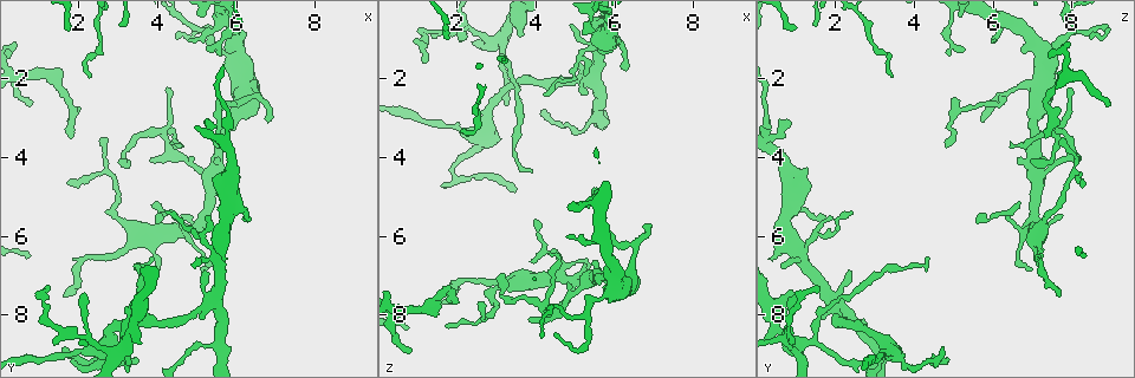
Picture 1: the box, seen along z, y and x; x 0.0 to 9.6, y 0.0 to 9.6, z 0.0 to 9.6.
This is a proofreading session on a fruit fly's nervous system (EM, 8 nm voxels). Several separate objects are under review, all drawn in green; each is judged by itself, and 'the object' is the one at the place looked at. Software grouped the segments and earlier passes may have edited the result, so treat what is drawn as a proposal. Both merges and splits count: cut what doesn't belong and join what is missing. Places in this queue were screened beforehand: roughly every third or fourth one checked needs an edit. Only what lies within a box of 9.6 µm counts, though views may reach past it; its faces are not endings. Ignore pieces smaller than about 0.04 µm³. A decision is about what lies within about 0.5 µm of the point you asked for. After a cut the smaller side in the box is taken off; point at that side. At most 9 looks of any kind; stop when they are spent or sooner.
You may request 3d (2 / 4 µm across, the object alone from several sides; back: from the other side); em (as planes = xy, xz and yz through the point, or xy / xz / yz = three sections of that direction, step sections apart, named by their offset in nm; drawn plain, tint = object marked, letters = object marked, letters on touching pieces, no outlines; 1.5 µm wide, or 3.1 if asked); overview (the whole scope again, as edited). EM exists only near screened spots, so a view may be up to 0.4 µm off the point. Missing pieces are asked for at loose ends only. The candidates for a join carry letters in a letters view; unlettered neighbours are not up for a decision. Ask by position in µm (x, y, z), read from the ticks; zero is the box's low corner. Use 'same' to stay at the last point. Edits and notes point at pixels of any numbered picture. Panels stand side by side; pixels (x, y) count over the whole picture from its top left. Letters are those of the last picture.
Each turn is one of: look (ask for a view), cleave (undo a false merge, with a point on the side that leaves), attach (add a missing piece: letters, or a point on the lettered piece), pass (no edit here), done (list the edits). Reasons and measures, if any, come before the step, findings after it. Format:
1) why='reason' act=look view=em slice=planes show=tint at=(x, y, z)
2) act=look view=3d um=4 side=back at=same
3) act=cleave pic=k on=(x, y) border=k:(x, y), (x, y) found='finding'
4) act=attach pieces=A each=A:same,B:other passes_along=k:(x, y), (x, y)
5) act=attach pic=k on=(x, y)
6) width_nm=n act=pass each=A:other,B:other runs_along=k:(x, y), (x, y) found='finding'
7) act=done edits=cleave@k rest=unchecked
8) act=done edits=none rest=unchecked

why='an open end' act=look view=em slice=planes show=plain at=(0.80, 2.65, 8.90)

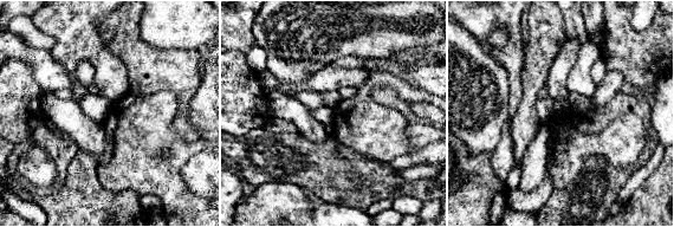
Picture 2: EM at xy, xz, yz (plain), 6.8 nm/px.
act=look view=em slice=planes show=letters at=same

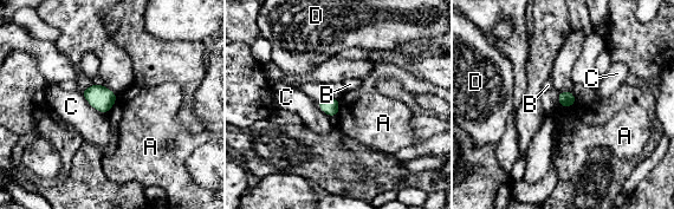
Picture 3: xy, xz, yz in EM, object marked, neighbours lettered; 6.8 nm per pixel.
act=pass each=A:other,B:other,C:other,D:other found='none of them fits'

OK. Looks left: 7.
act=look view=3d um=4 side=back at=(1.65, 7.50, 7.70)

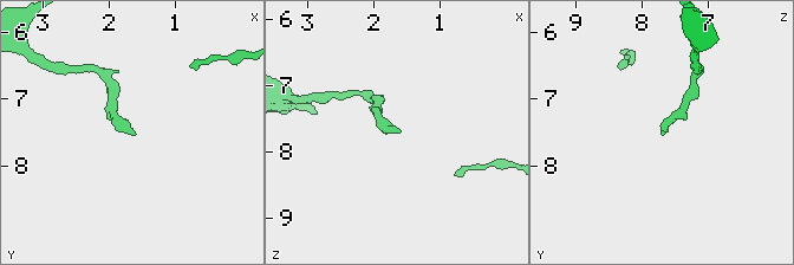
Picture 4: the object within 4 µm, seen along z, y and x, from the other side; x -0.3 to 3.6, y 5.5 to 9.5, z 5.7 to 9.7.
why='now the EM' act=look view=em slice=planes show=letters at=(1.65, 7.50, 7.70)

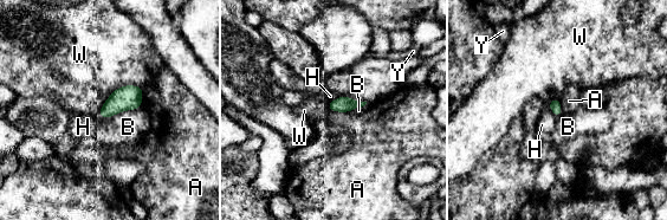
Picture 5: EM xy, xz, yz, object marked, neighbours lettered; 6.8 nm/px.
width_nm=80 act=pass each=A:other,B:other,H:other,W:other,Y:other border=5:(329, 110), (349, 112) found='none of them fits'

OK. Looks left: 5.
why='an open end' act=look view=3d um=4 at=(4.60, 5.55, 7.70)

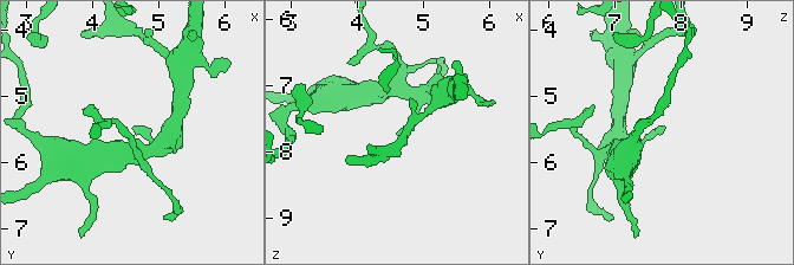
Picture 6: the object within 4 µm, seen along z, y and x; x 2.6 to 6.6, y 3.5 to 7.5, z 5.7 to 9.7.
act=look view=em slice=planes show=letters at=(4.55, 5.50, 7.70)

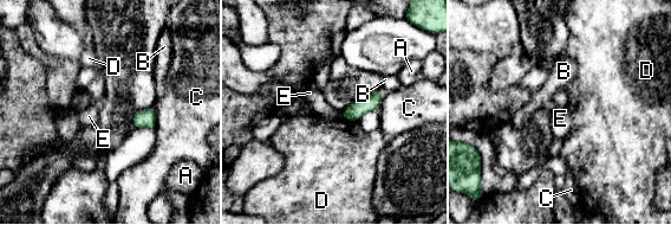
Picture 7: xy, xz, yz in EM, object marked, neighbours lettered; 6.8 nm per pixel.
act=pass each=A:other,B:other,C:other,D:other,E:other border=7:(341, 110), (344, 119) found='none of them fits'

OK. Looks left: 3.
why='an open end' act=look view=em slice=planes show=letters at=(4.55, 1.00, 8.45)

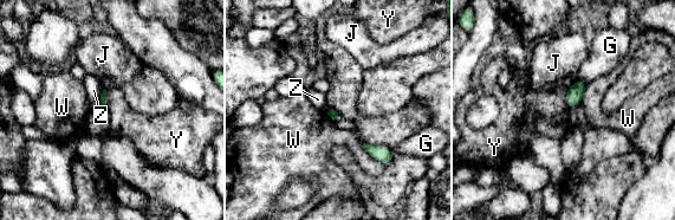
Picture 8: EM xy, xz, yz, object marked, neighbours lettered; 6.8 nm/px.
longest_contact=Y:240nm act=pass each=G:other,J:other,W:other,Y:other,Z:other border=8:(363, 142), (385, 146), (391, 162) found='no lettered piece goes on from it'

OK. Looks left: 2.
act=done edits=none rest=unchecked

